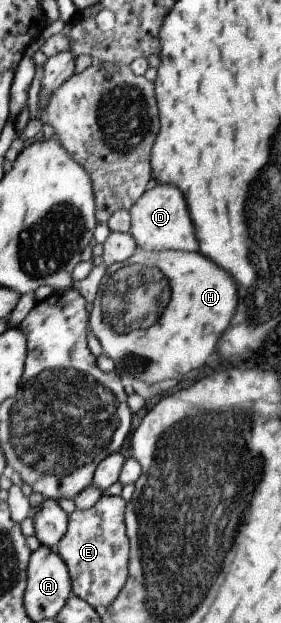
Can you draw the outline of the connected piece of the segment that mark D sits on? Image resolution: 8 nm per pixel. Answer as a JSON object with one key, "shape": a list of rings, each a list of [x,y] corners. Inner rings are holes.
{"shape":[[[158,184],[151,190],[145,191],[141,198],[130,208],[131,236],[139,248],[146,251],[164,251],[167,249],[197,252],[199,242],[195,236],[195,228],[191,215],[187,210],[187,202],[183,192],[171,184]]]}

